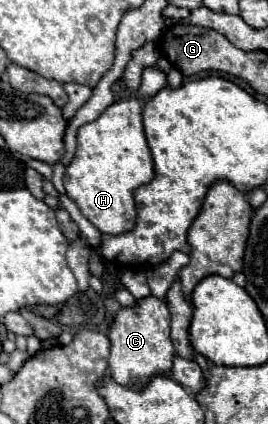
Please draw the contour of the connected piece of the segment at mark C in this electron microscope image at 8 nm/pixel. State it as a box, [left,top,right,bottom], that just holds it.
[109,297,175,391]

